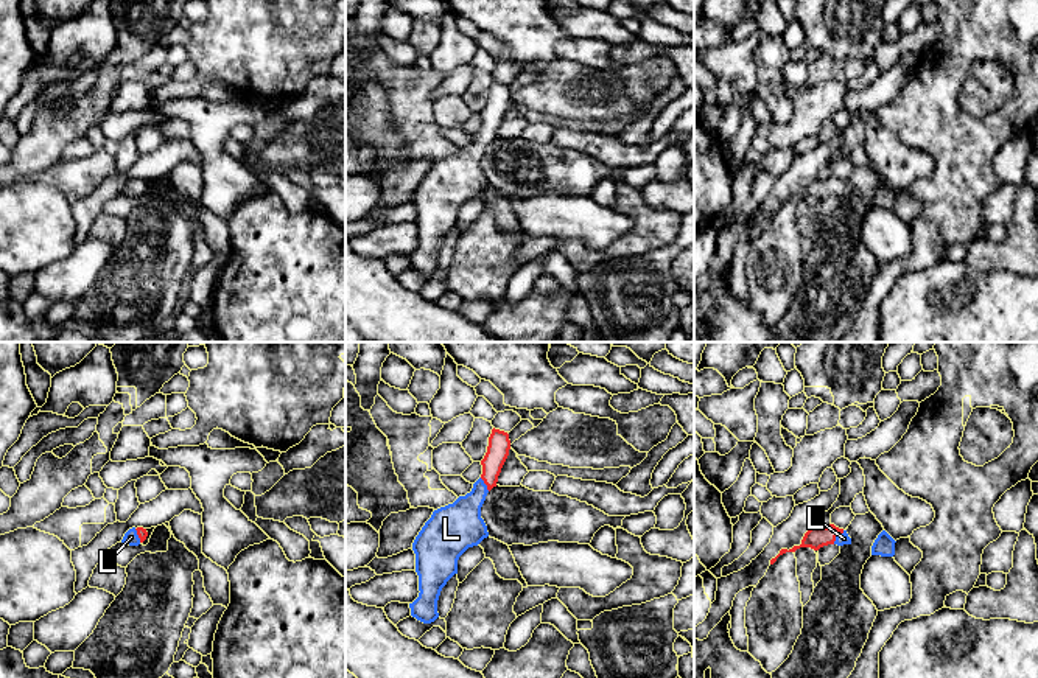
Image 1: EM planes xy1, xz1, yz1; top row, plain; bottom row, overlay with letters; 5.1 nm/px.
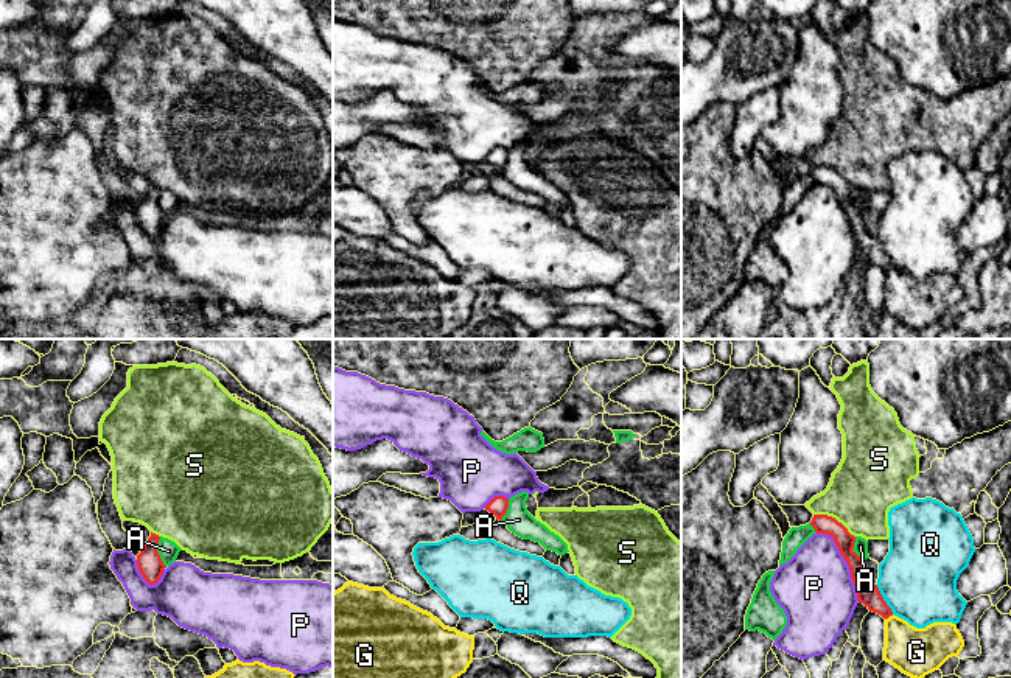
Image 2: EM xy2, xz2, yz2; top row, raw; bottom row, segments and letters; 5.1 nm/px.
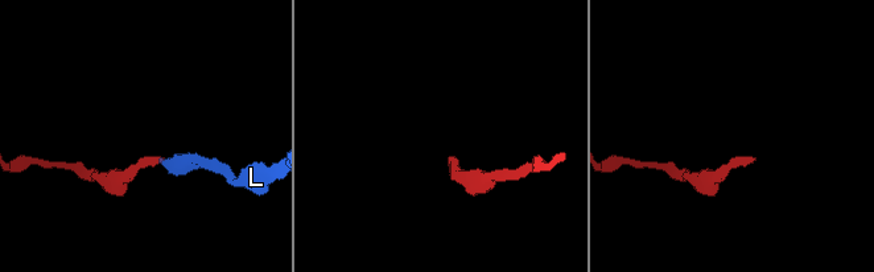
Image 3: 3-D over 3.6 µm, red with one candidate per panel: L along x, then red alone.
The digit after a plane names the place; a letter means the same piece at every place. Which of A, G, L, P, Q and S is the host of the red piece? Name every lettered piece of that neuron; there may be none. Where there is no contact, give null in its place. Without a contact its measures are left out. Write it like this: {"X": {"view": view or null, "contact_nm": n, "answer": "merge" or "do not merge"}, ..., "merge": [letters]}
{"A": {"view": "xy2", "contact_nm": 160, "answer": "do not merge"}, "G": {"view": "yz2", "contact_nm": 50, "answer": "do not merge"}, "L": {"view": "yz1", "contact_nm": 90, "answer": "merge"}, "P": {"view": "yz2", "contact_nm": 420, "answer": "do not merge"}, "Q": {"view": "yz2", "contact_nm": 180, "answer": "do not merge"}, "S": {"view": "yz2", "contact_nm": 240, "answer": "do not merge"}, "merge": ["L"]}

